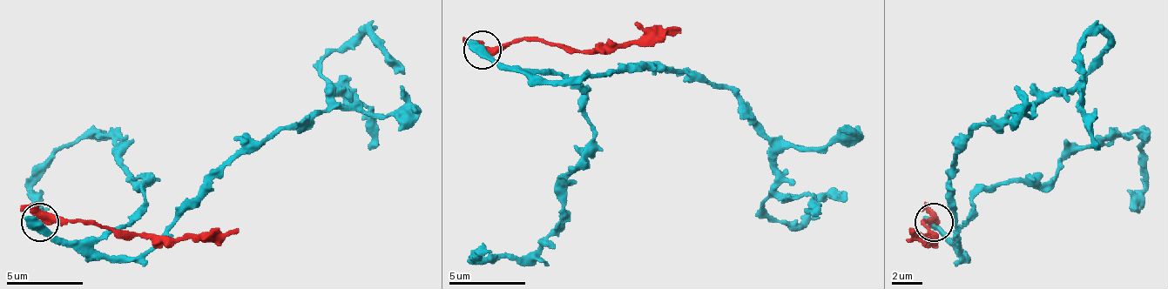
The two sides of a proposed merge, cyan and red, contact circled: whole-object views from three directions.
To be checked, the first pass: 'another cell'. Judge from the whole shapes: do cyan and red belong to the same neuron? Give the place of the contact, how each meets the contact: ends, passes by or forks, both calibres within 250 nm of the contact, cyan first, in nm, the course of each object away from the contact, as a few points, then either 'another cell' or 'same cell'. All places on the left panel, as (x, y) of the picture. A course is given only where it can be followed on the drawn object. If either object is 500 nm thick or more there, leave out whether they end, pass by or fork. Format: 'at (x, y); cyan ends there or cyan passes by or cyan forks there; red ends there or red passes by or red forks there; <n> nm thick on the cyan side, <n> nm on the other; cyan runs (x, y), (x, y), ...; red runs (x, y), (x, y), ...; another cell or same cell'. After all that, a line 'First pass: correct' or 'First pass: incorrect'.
at (39, 222); 650 nm thick on the cyan side, 400 nm on the other; cyan runs (38, 221), (99, 252), (142, 256), (229, 164), (328, 104), (320, 65), (333, 50), (367, 35), (405, 72); red runs (43, 221), (96, 221), (130, 232), (187, 237), (229, 237), (237, 229); another cell
First pass: correct

